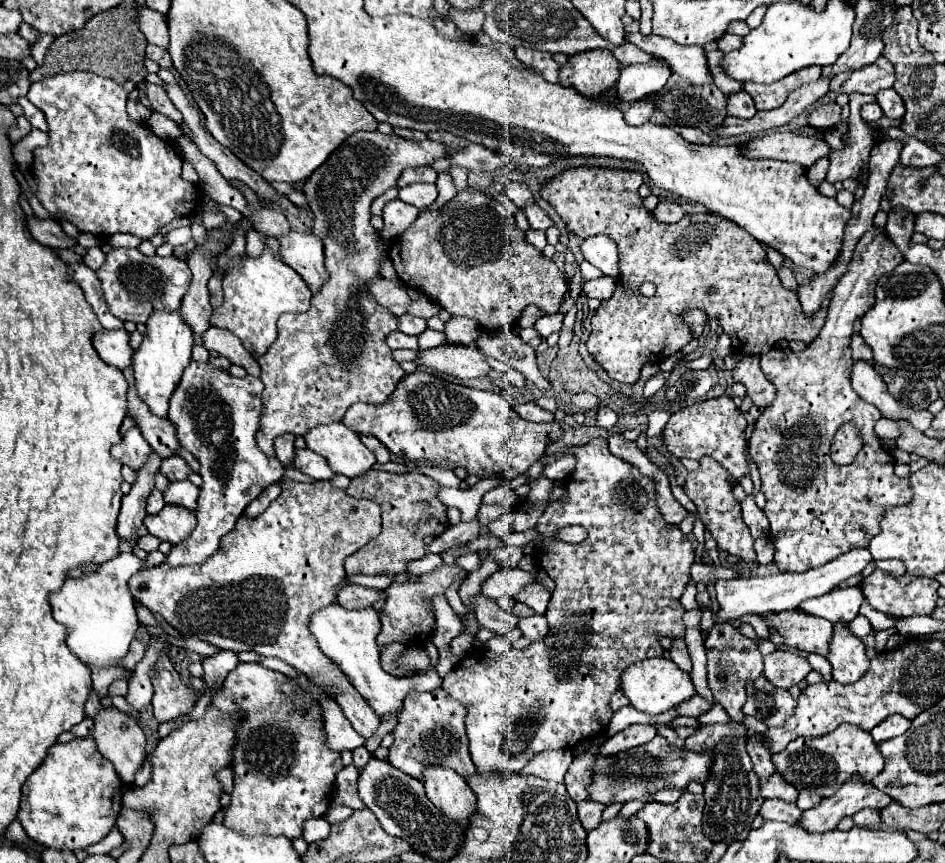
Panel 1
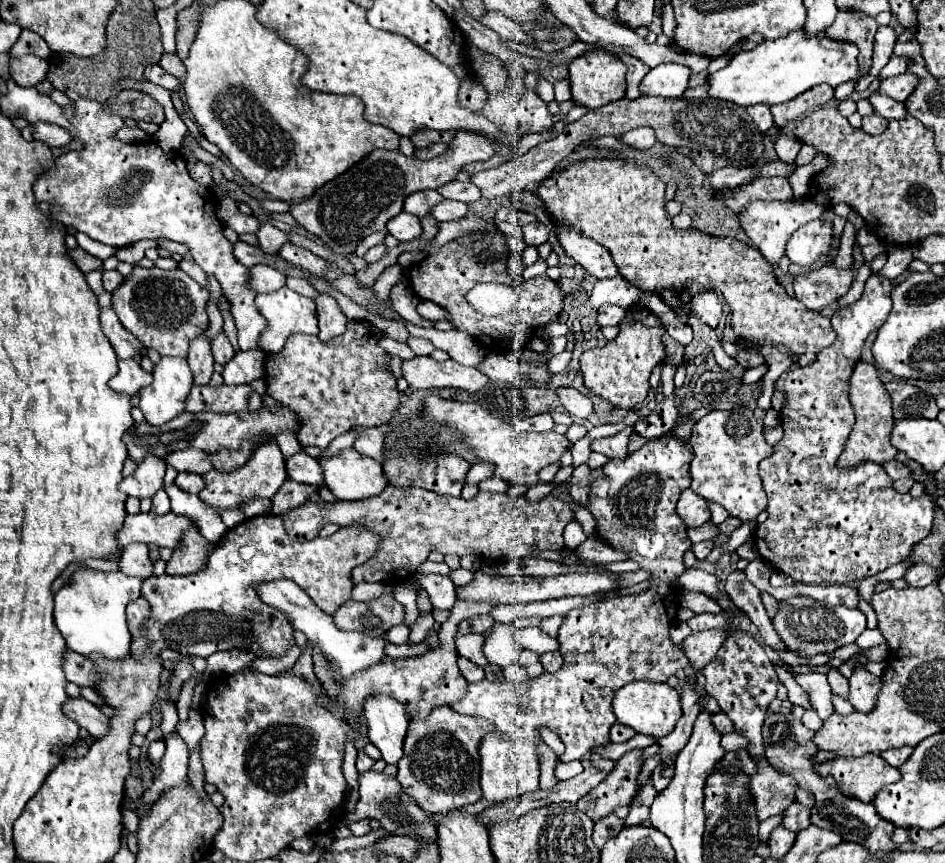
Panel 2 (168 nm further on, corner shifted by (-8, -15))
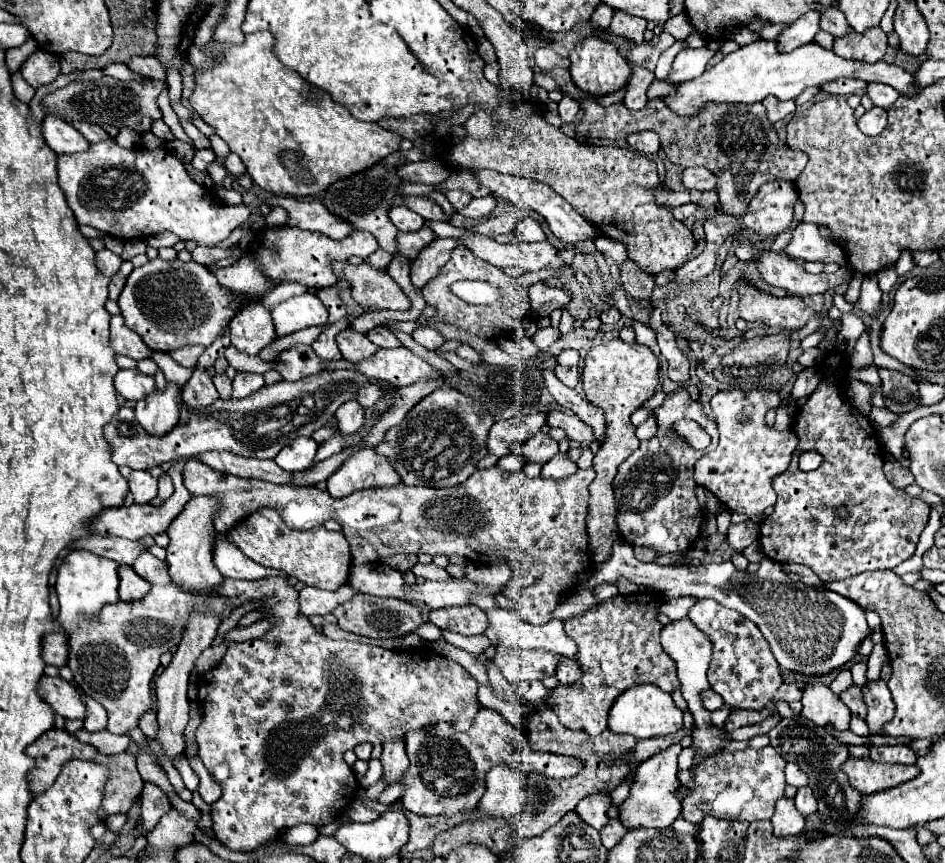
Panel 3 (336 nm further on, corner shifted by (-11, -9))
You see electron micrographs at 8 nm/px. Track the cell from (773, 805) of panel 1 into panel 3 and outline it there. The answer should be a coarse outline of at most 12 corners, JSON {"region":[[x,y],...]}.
{"region":[[810,787],[796,793],[796,809],[808,817],[816,813],[816,797]]}

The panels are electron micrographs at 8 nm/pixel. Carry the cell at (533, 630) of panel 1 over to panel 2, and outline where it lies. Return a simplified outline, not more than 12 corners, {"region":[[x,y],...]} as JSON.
{"region":[[559,651],[539,657],[545,671],[557,671],[563,663]]}

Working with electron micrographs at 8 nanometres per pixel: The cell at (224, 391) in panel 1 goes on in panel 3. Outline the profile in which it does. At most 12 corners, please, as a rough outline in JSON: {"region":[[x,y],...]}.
{"region":[[238,373],[232,397],[248,397],[264,385],[258,373]]}

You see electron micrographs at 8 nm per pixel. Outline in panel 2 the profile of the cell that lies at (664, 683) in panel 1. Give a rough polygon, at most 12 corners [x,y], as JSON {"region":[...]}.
{"region":[[633,681],[613,699],[617,721],[665,737],[681,719],[675,687]]}

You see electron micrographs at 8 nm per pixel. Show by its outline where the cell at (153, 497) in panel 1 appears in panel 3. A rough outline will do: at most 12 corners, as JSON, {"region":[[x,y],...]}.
{"region":[[168,475],[158,479],[158,497],[164,501],[172,495],[172,479]]}

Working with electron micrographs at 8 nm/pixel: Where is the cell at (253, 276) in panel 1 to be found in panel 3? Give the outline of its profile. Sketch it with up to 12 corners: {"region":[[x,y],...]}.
{"region":[[314,293],[272,307],[278,337],[324,325],[328,311]]}

